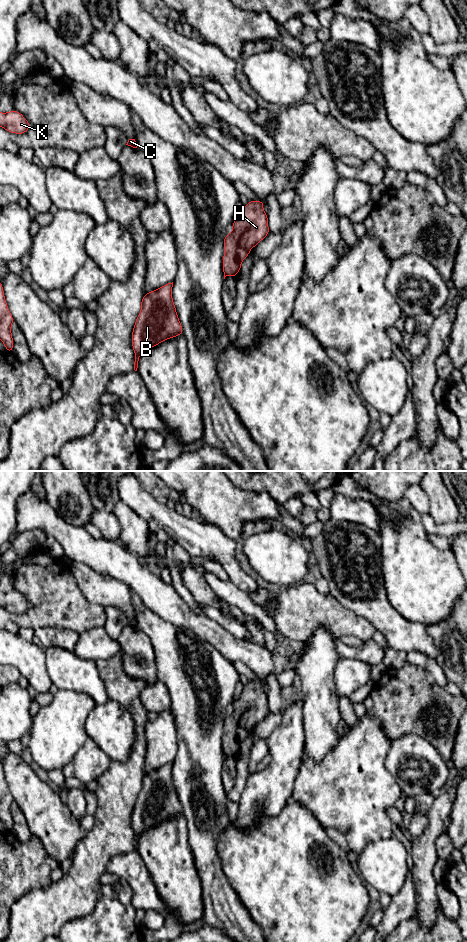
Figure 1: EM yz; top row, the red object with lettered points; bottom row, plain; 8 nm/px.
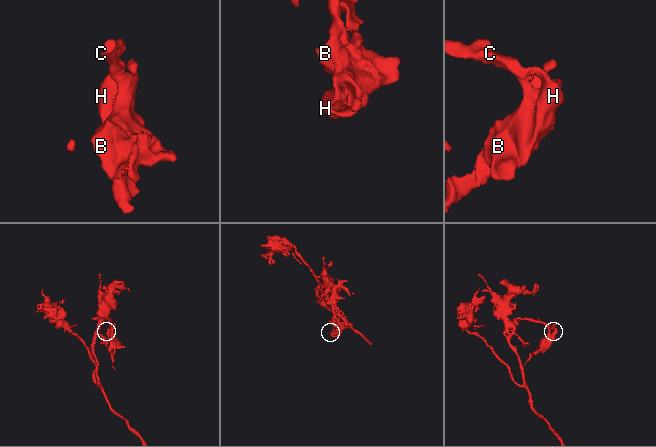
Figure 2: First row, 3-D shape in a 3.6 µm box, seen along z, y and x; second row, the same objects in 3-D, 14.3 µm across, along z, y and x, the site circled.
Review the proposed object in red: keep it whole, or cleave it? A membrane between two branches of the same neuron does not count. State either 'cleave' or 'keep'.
keep

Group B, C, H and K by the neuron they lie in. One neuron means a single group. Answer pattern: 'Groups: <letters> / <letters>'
Groups: B C H K

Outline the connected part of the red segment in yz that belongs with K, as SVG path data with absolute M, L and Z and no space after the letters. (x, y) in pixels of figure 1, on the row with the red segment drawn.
M12 110L8 113L0 112L0 126L10 133L24 134L31 124L20 112Z

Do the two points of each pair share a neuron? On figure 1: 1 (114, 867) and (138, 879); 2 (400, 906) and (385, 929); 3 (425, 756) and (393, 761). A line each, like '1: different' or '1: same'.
1: same
2: same
3: same

